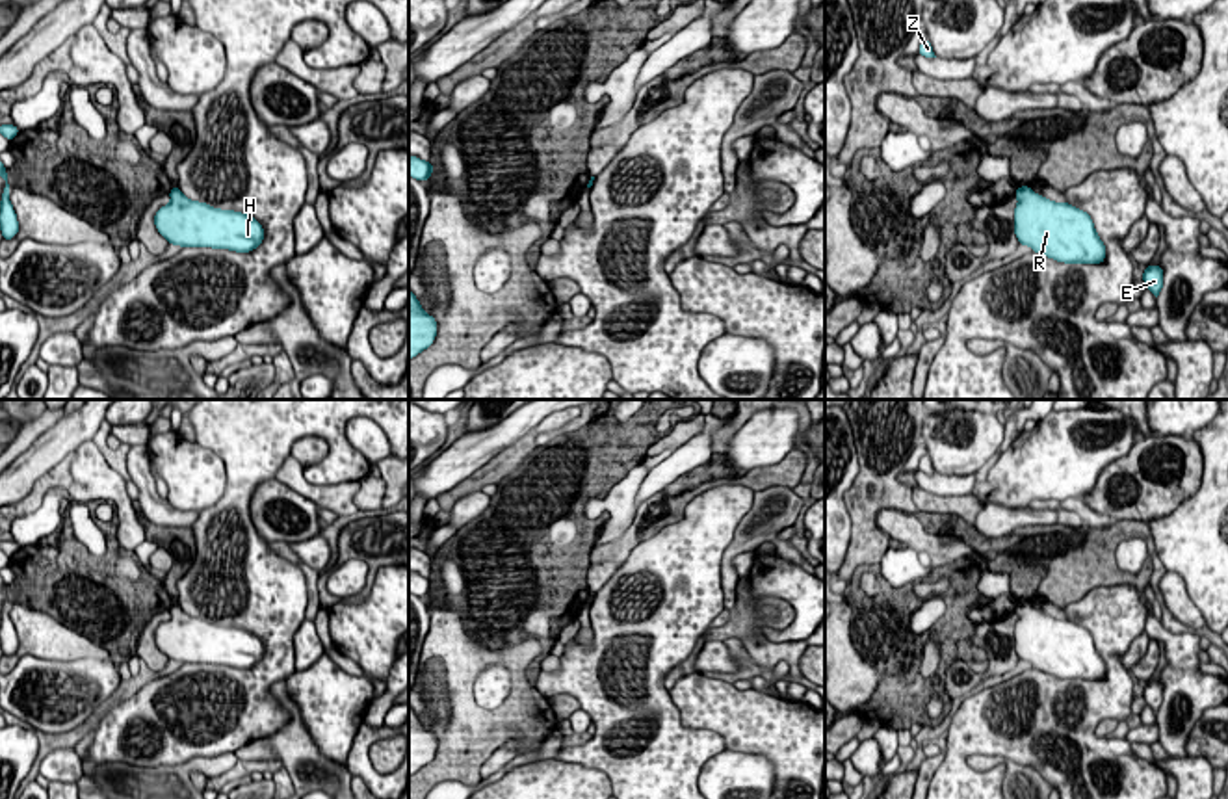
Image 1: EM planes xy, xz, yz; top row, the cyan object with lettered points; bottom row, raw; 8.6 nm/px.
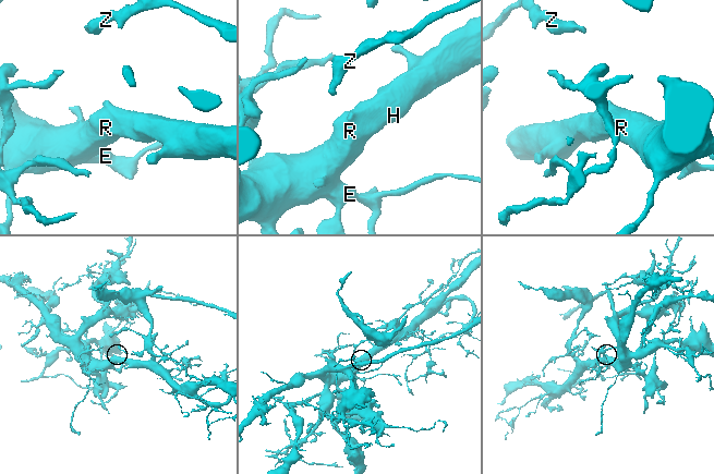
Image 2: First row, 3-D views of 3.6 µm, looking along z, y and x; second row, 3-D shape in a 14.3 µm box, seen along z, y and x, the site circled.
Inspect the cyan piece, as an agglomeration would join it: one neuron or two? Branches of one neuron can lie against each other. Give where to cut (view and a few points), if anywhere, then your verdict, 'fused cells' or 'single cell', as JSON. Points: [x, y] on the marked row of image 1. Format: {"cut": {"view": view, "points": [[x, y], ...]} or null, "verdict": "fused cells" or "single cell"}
{"cut": null, "verdict": "single cell"}

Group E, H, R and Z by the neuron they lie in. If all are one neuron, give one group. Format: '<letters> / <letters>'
E H R Z

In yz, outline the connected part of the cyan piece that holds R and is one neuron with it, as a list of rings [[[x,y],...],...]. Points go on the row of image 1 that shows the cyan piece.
[[[1029,186],[1016,188],[1014,234],[1020,245],[1065,264],[1102,264],[1105,245],[1092,217],[1068,204],[1055,203]]]

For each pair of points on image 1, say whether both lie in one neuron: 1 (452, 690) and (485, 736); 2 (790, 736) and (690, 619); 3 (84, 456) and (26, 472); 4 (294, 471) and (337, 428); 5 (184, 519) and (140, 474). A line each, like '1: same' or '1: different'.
1: same
2: different
3: different
4: different
5: same

